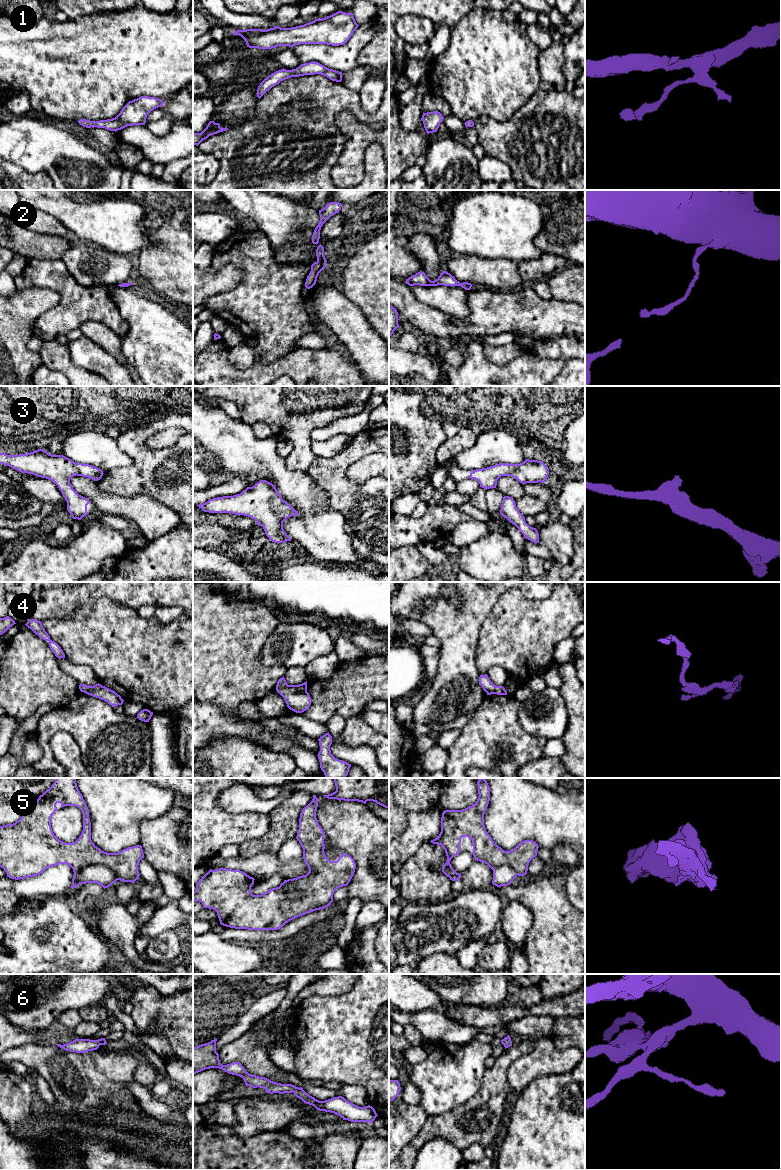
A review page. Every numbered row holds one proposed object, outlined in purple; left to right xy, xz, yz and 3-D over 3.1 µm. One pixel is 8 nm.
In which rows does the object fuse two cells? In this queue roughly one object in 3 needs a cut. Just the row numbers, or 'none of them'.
5

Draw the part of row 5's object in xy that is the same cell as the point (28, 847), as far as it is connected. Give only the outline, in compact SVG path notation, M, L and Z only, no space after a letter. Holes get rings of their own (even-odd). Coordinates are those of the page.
M56 778L52 786L39 796L30 811L15 823L0 826L0 867L7 877L15 880L34 877L49 867L67 864L74 872L71 886L73 889L80 885L78 876L83 868L100 864L110 868L116 874L117 880L135 883L140 876L138 865L142 858L144 853L141 845L128 847L118 853L107 853L92 842L89 809L77 787L76 778ZM57 803L61 807L76 806L83 814L83 831L73 843L59 840L52 831L51 818L57 811Z

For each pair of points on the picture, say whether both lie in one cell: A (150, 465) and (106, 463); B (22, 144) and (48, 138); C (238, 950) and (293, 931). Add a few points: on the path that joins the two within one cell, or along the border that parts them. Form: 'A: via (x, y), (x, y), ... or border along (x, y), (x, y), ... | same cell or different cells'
A: border along (118, 444), (133, 462), (108, 470) | different cells
B: via (28, 144), (42, 144) | same cell
C: border along (229, 940), (252, 945) | different cells

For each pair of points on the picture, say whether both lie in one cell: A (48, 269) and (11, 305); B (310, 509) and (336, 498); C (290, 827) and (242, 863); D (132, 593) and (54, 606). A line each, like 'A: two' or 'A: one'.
A: two
B: two
C: two
D: one

